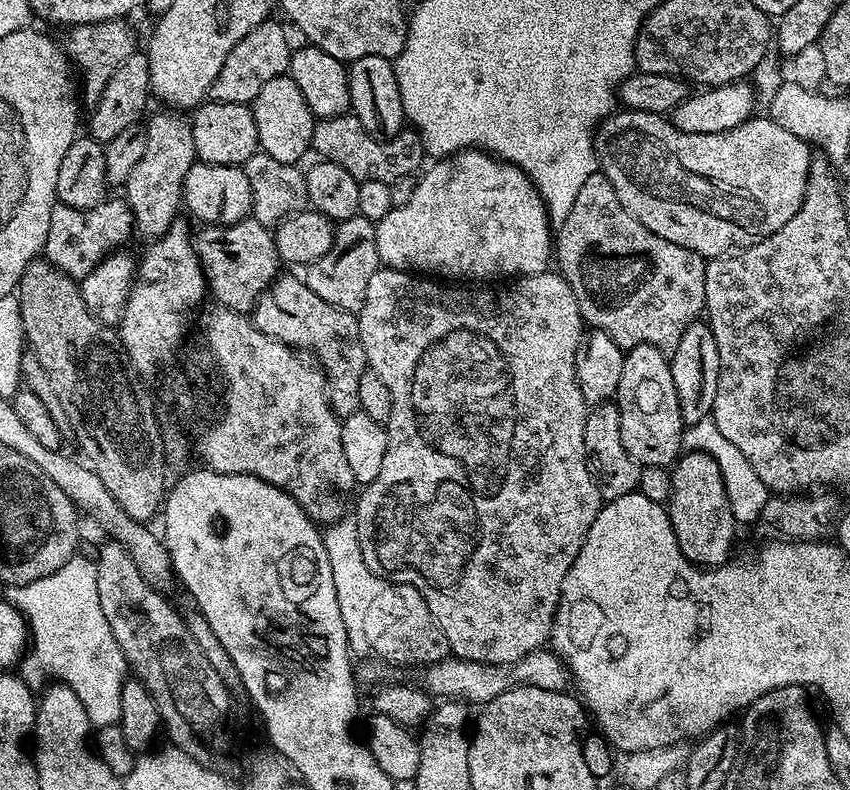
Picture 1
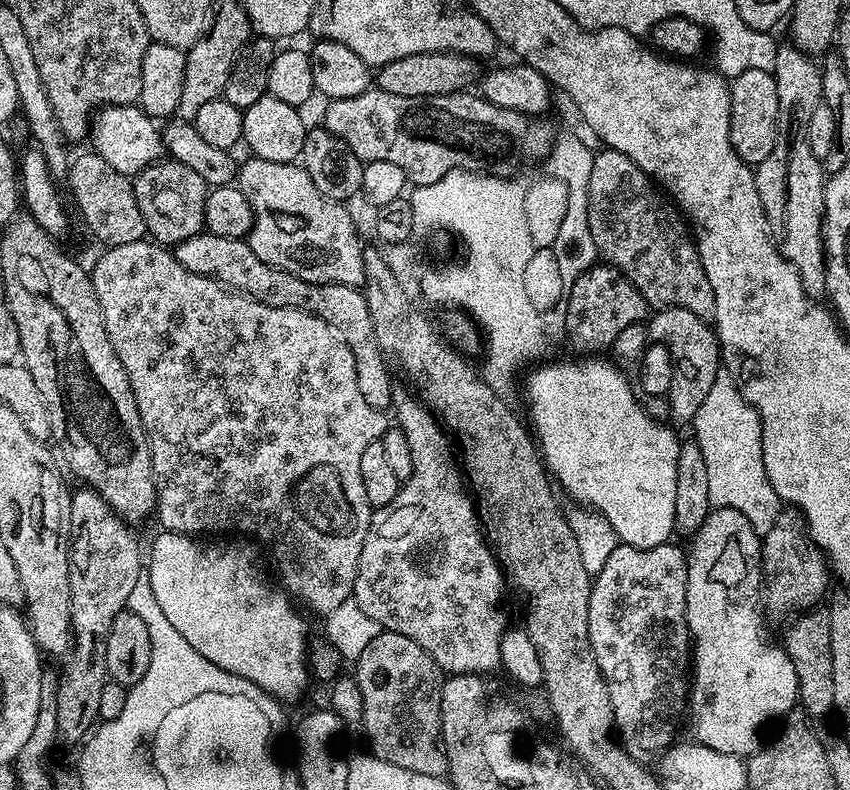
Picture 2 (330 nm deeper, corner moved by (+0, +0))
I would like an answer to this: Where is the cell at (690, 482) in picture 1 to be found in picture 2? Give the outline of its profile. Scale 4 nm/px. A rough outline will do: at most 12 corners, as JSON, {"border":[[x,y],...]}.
{"border":[[713,508],[687,549],[695,743],[747,758],[797,707],[761,537]]}

